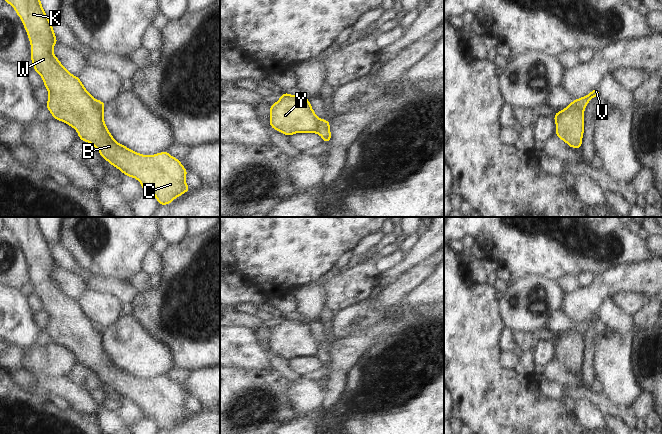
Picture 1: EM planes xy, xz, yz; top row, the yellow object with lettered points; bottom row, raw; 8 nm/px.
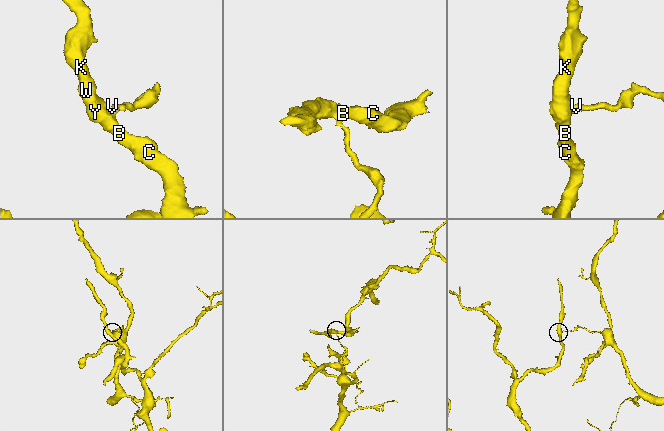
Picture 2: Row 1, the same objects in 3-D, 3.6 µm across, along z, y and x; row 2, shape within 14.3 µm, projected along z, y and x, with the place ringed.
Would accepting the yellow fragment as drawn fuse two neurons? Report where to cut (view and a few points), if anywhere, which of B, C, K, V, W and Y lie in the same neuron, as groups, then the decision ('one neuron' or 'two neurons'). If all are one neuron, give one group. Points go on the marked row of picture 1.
yz (572, 101), (583, 112) | B C K W Y / V | two neurons

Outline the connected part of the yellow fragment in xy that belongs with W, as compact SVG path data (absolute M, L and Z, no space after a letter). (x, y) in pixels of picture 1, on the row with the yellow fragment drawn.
M4 0L12 5L23 22L31 44L30 59L33 69L40 74L49 98L46 108L53 118L67 123L77 132L79 139L93 145L103 159L119 169L127 177L136 178L144 192L152 193L159 205L168 205L175 198L191 190L185 182L188 171L179 159L167 151L155 155L142 155L118 143L109 132L104 122L103 109L96 106L96 99L86 90L79 77L72 75L54 55L53 48L57 43L52 24L46 15L40 0Z

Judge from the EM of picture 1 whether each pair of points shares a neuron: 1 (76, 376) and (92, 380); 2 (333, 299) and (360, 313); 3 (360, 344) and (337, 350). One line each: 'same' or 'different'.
1: same
2: different
3: same

